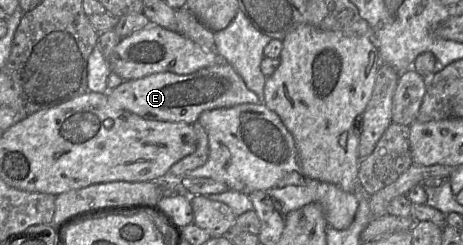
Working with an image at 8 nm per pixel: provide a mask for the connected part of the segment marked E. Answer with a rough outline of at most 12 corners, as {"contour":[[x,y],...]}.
{"contour":[[219,61],[105,93],[144,119],[188,124],[206,110],[263,104]]}

